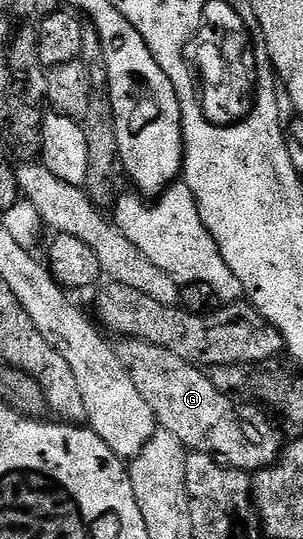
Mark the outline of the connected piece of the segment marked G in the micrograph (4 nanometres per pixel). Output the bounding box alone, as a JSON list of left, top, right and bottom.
[115,339,282,471]

